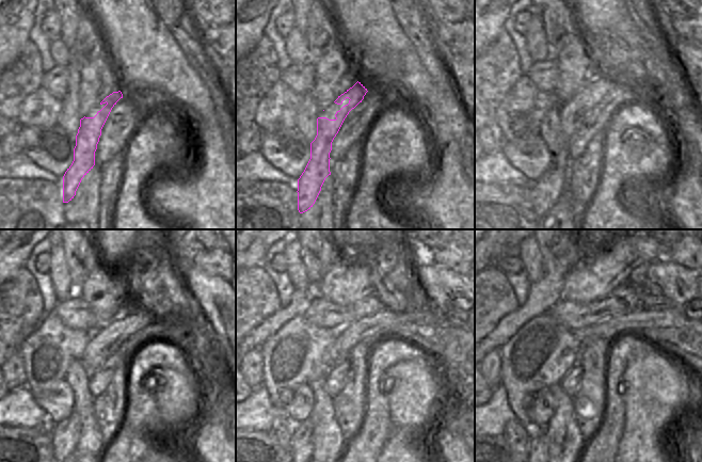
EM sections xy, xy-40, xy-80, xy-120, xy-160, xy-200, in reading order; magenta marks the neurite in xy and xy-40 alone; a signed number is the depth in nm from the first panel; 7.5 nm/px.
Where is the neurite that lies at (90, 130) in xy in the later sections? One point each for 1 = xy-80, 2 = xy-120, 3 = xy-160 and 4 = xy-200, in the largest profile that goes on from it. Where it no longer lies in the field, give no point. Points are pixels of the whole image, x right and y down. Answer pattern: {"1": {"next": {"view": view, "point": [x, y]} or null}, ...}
{"1": {"next": {"view": "xy-80", "point": [548, 189]}}, "2": {"next": {"view": "xy-120", "point": [127, 323]}}, "3": {"next": {"view": "xy-160", "point": [362, 330]}}, "4": {"next": {"view": "xy-200", "point": [608, 329]}}}

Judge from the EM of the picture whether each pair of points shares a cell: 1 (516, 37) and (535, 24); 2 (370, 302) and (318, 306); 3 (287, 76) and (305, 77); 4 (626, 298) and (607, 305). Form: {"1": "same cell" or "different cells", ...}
{"1": "different cells", "2": "same cell", "3": "same cell", "4": "same cell"}

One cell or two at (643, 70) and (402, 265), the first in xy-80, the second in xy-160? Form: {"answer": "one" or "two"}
{"answer": "one"}

